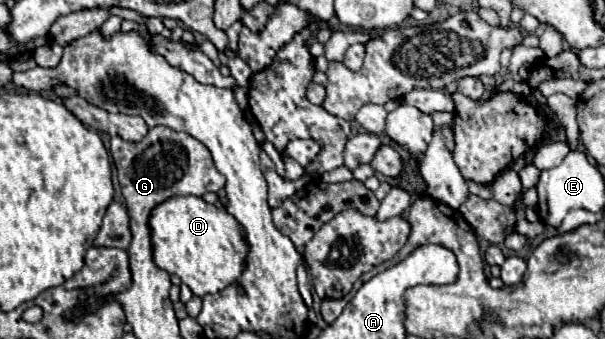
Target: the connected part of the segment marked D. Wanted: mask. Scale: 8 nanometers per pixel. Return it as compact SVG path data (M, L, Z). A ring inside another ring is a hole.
M194 195L172 197L152 211L150 229L156 265L170 275L178 275L194 295L218 293L230 283L244 293L240 273L248 257L248 241L244 241L244 227L224 207L210 205Z

